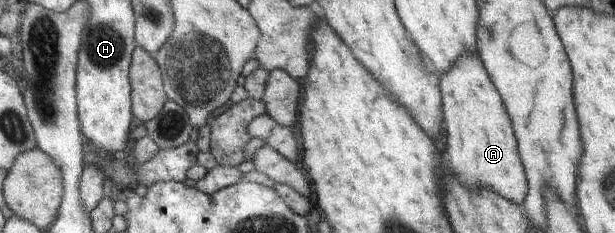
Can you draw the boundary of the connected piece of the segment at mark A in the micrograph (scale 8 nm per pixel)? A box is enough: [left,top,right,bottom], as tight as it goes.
[438,52,529,206]

